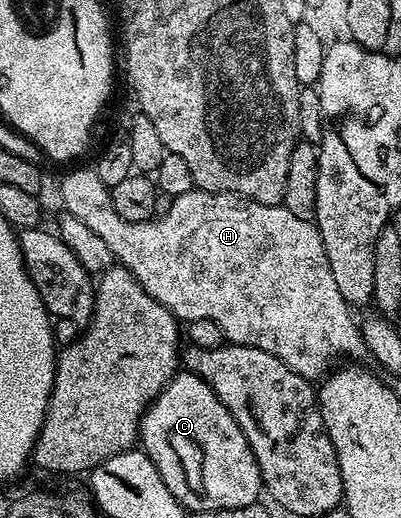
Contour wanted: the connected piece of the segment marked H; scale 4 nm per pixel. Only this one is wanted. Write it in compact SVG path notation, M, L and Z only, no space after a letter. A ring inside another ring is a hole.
M89 168L89 170L71 171L61 182L59 196L65 205L64 213L75 216L75 220L83 220L83 224L87 224L87 228L91 228L91 232L95 232L95 236L100 236L107 243L107 248L111 248L114 259L125 269L131 271L135 280L139 280L142 288L155 300L159 300L159 304L166 306L182 323L188 324L204 318L211 320L221 329L226 343L235 346L263 348L263 352L271 352L271 356L283 360L283 364L287 364L287 368L291 368L299 376L310 380L320 379L334 365L332 362L336 358L345 357L349 358L345 360L361 360L357 358L366 357L366 346L358 319L353 319L354 311L349 303L343 300L339 287L335 284L335 276L331 276L331 264L327 264L327 252L323 248L321 234L313 222L299 220L299 216L292 214L284 204L264 206L258 202L253 202L250 198L242 198L239 194L212 194L196 188L176 195L170 201L173 203L166 208L165 214L163 210L145 222L128 222L123 220L123 216L119 216L119 212L115 212L109 192L110 187L105 186L103 180L99 180L96 169Z

